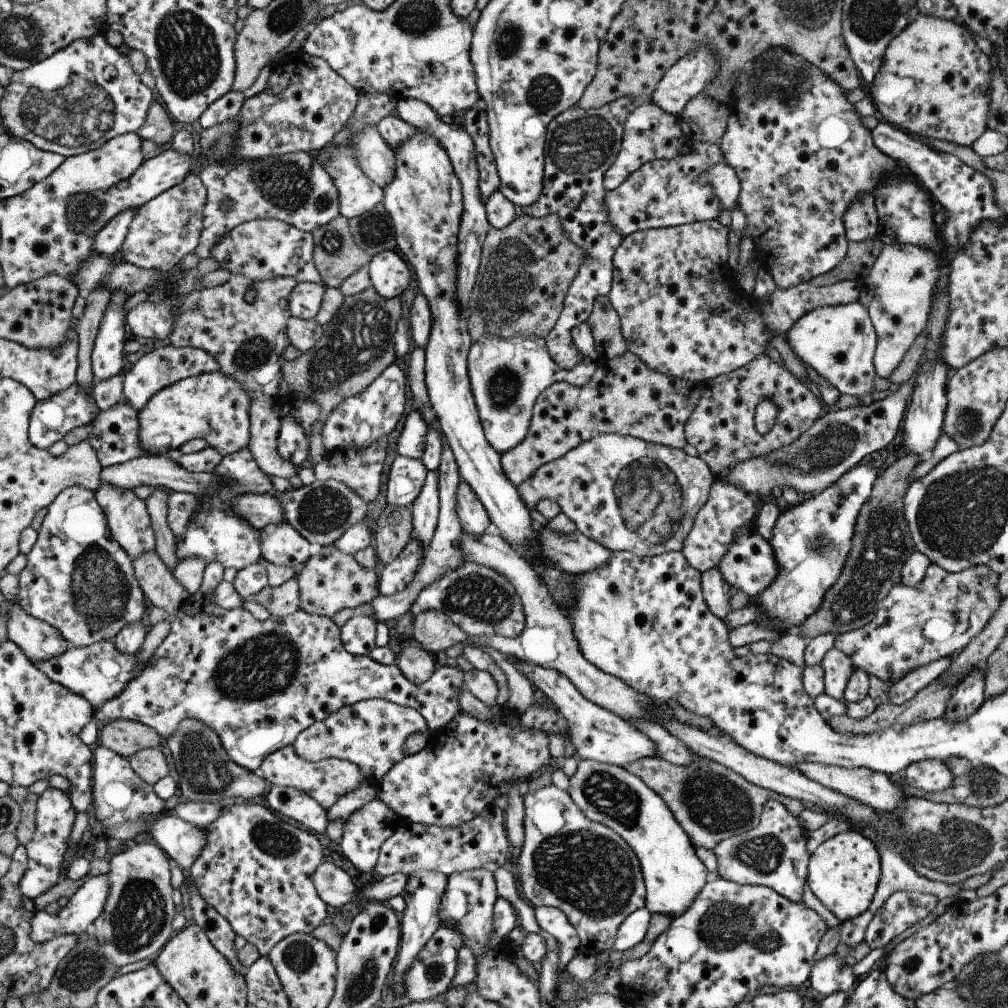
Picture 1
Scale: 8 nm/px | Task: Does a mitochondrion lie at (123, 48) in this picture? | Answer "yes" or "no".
no

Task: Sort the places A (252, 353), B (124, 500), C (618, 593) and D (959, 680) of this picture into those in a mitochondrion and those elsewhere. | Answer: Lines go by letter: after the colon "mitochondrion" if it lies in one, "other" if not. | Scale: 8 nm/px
A: mitochondrion
B: other
C: mitochondrion
D: other

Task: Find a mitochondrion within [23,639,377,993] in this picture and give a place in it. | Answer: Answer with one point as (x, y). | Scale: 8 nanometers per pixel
(139, 915)

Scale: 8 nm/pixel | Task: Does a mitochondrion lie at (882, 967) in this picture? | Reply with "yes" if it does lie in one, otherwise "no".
no

